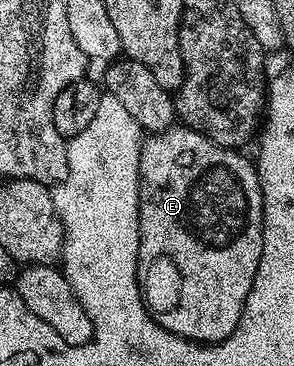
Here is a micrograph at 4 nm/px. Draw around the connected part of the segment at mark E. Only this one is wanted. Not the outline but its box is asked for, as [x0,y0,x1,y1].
[136,123,264,345]

